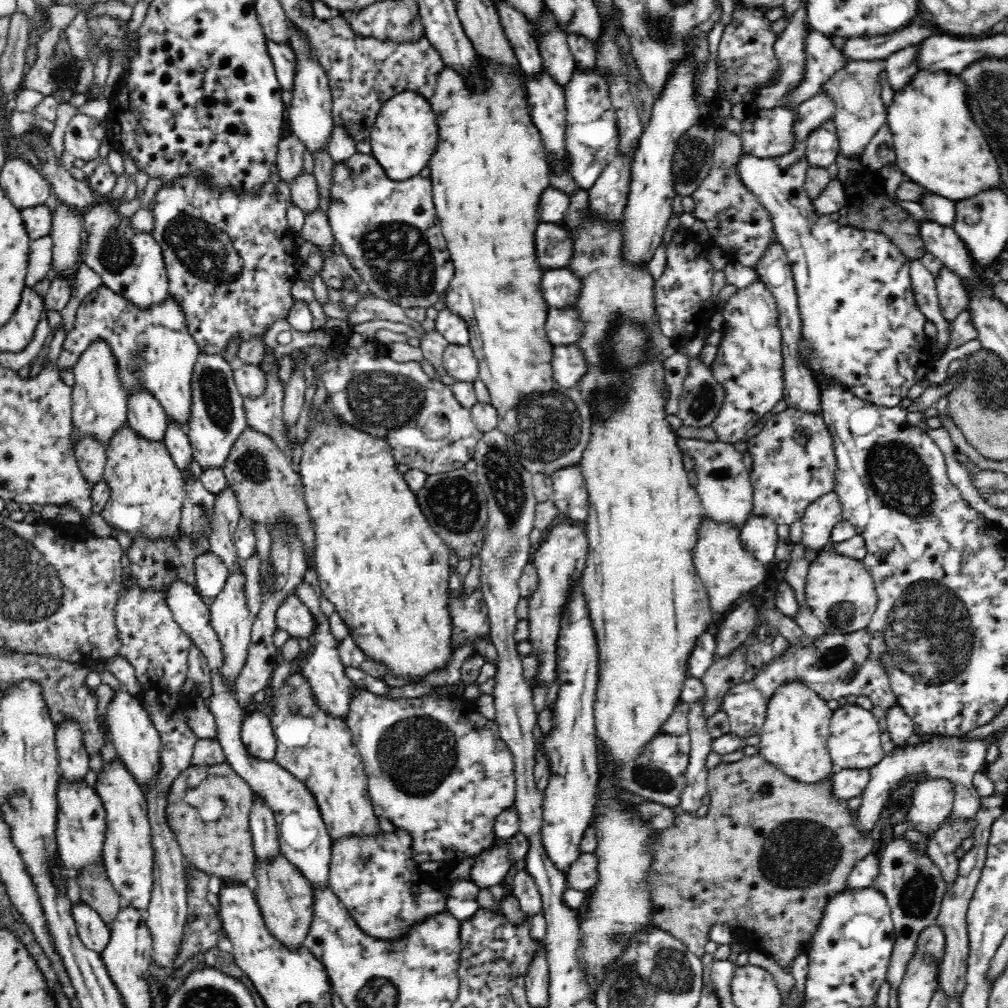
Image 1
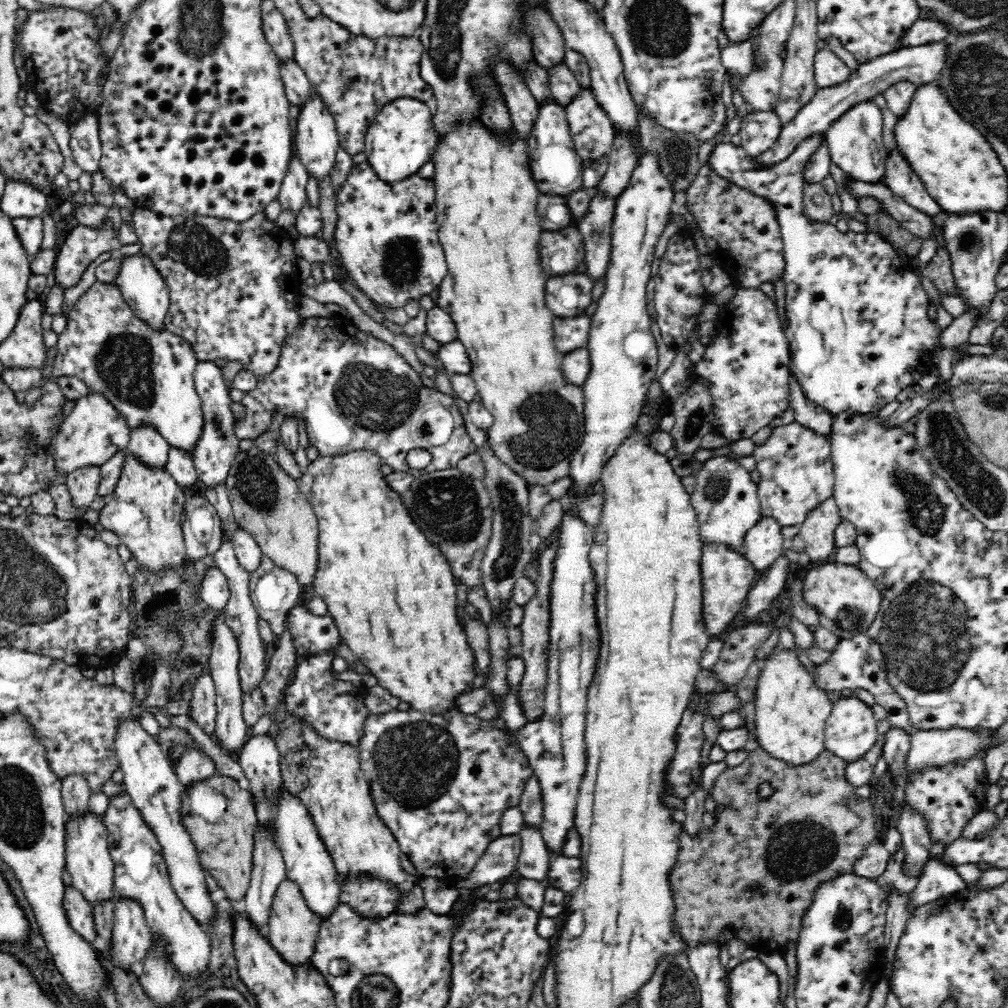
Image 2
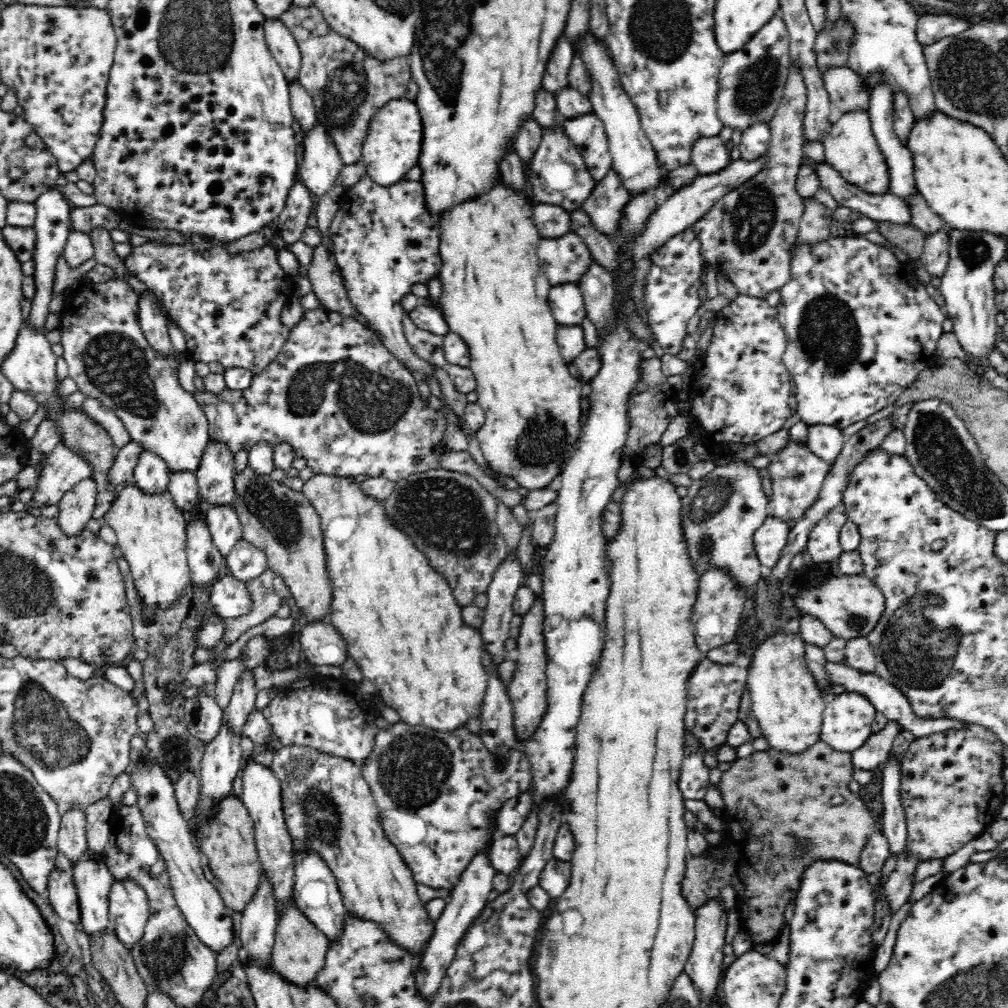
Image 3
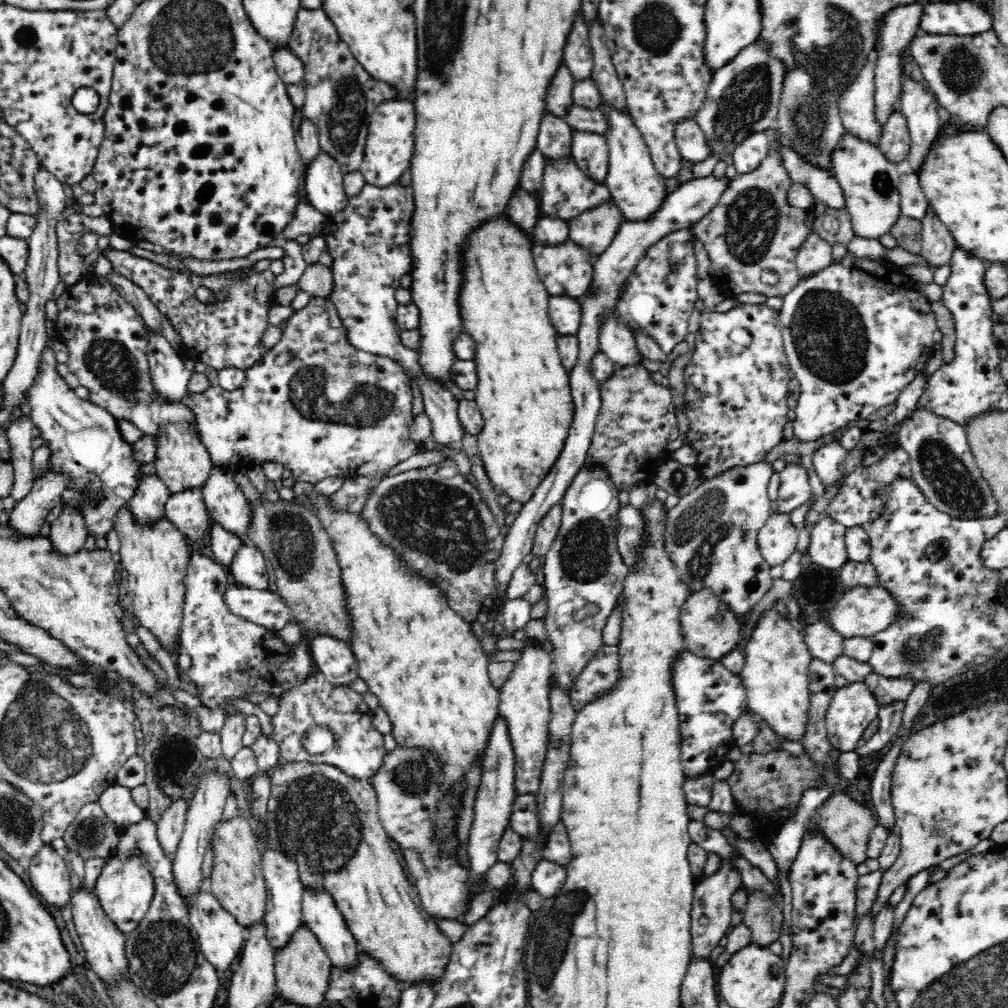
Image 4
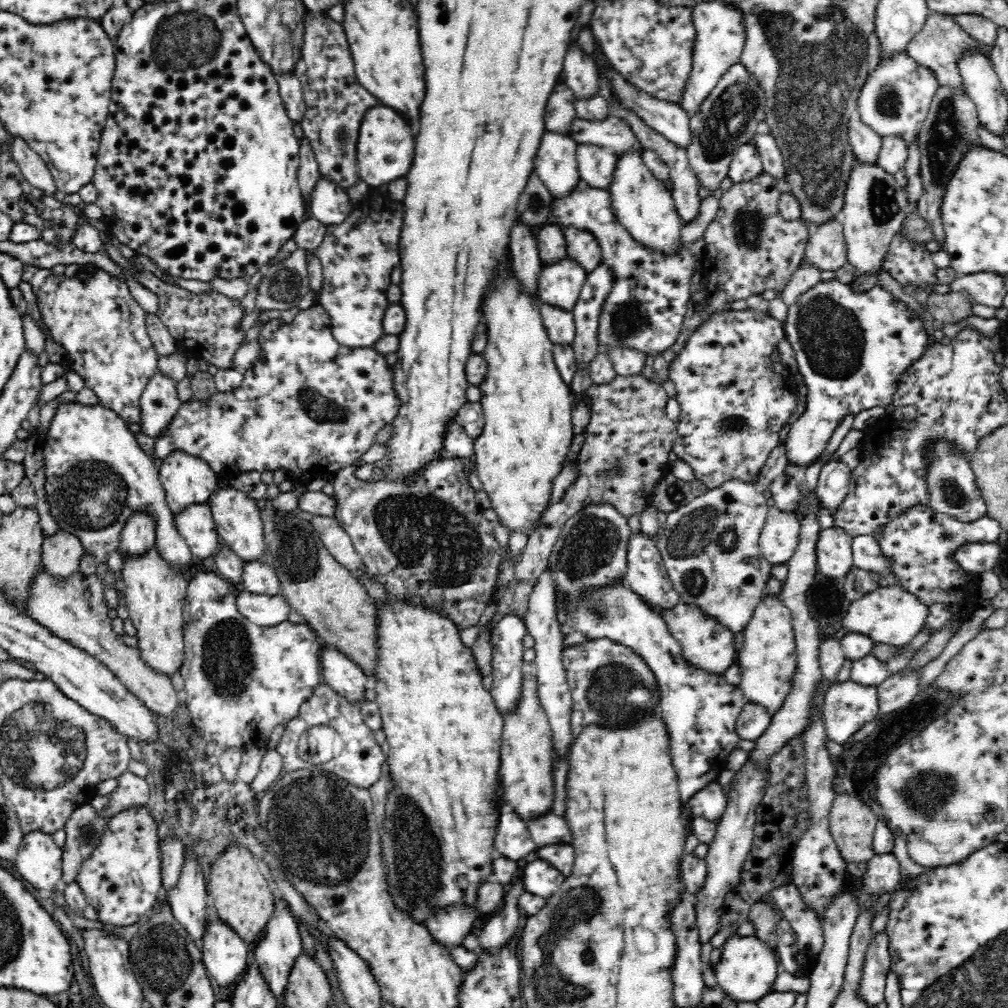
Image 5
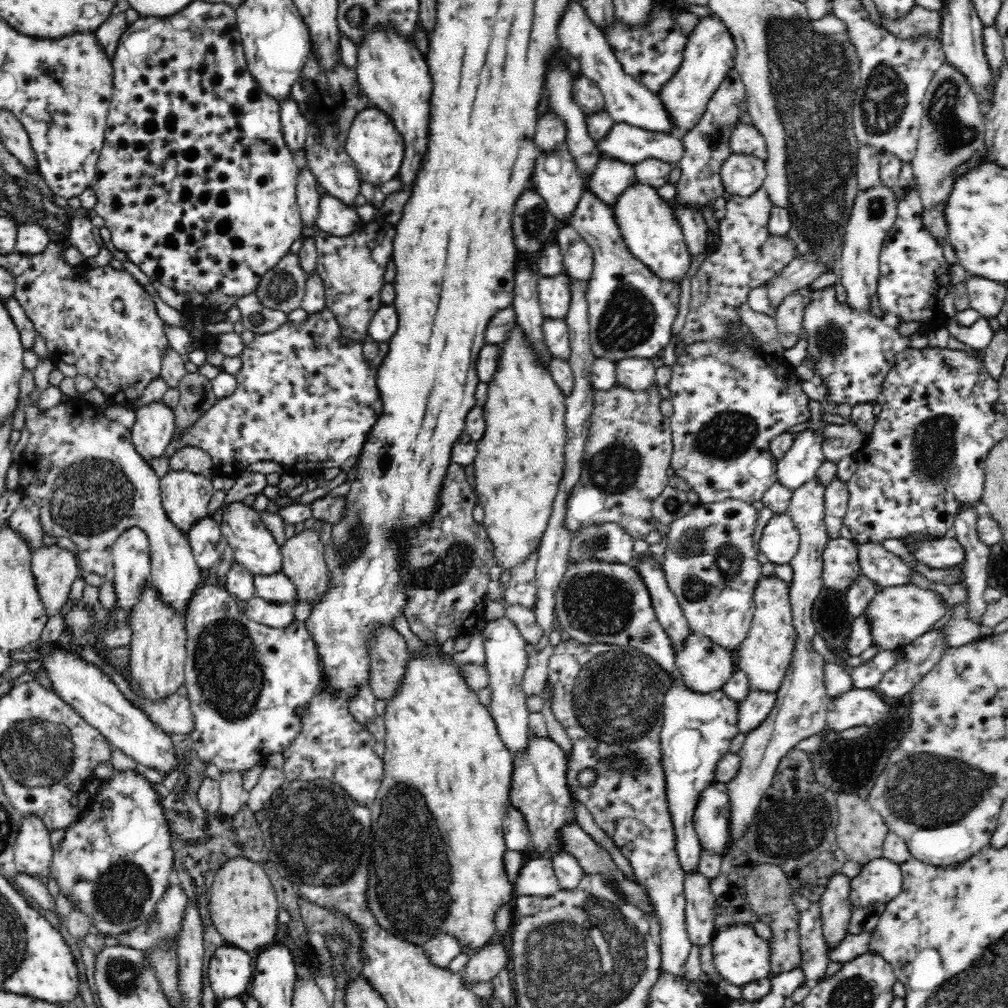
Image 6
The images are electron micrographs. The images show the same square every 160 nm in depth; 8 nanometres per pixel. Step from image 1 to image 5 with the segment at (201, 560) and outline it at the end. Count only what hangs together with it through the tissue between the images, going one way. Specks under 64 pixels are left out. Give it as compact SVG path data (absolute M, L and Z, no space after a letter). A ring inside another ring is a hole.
M236 591L237 609L255 625L268 627L288 621L293 610L280 595L261 595L250 591Z

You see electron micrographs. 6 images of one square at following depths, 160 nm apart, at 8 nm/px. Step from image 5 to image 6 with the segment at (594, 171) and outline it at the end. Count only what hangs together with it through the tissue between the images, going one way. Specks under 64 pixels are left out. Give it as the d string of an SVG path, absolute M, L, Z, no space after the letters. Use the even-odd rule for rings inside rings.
M601 157L589 180L589 190L602 203L614 210L618 198L629 186L635 185L637 176L633 165L618 159Z

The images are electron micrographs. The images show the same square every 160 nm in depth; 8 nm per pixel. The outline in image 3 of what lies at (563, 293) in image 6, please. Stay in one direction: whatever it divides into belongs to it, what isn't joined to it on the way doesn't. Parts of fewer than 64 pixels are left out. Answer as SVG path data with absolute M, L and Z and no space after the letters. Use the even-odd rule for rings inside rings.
M573 232L561 238L542 239L538 244L537 258L552 287L578 284L594 263L587 245Z

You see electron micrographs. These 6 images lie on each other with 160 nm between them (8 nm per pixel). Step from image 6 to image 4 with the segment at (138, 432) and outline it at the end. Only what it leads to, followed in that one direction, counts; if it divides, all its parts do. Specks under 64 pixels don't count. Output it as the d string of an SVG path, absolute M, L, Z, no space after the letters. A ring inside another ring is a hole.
M150 333L147 353L154 393L168 403L180 402L186 396L193 373L184 367L181 352L175 351L161 334Z

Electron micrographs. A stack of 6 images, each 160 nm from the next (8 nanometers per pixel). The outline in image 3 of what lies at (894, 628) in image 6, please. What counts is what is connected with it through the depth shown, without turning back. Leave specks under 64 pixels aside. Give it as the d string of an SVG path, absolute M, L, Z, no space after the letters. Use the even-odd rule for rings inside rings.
M864 575L830 577L823 585L805 590L797 599L795 609L822 621L835 637L851 639L867 637L881 619L885 596L881 589Z

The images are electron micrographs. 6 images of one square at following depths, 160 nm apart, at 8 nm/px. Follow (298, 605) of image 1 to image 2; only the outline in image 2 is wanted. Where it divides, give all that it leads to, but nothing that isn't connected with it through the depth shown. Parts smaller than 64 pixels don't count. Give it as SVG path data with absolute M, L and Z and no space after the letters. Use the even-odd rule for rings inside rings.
M296 605L289 610L287 621L293 643L304 646L306 654L334 652L342 643L338 627L329 614L317 616L311 614L305 605Z

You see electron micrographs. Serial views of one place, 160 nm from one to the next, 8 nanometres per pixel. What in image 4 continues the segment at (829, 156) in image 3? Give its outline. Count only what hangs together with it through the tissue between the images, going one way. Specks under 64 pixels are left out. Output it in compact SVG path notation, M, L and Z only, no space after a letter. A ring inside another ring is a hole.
M845 133L840 145L833 152L833 172L845 197L845 208L851 218L856 237L877 240L890 234L890 230L902 216L901 199L898 193L899 176L896 165L878 149L877 145L866 143Z

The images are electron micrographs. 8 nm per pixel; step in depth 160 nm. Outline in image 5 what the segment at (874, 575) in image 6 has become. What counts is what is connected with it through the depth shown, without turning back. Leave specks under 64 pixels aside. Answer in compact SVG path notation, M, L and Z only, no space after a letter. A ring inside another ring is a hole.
M858 535L852 539L853 566L883 576L891 572L891 561L883 553L881 544L872 535Z

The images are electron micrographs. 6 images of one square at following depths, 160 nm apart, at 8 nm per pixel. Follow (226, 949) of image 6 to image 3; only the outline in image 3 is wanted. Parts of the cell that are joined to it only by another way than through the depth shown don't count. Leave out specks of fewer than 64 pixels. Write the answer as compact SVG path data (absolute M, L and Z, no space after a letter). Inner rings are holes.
M148 758L142 760L141 767L131 776L131 784L138 790L138 809L142 810L142 815L146 820L147 830L153 841L156 843L157 849L163 856L167 873L173 888L177 905L182 911L183 917L187 920L187 923L194 929L198 938L202 941L202 944L206 945L209 949L212 949L215 954L222 954L222 950L227 949L232 941L235 939L235 930L233 927L233 913L232 909L229 909L220 896L218 889L212 885L202 873L200 867L200 858L196 853L198 848L194 843L194 837L190 833L188 818L185 818L181 814L181 811L176 805L176 797L174 797L174 785L170 783L168 775L164 773L164 770L160 768L160 765L148 765Z

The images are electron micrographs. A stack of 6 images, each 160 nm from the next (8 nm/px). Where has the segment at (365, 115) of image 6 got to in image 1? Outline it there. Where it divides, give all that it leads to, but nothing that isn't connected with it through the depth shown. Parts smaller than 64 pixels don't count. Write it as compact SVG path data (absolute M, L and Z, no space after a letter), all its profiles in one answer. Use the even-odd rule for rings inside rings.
M414 91L395 94L381 106L368 137L371 154L388 178L402 181L419 175L438 144L438 126L430 101Z

